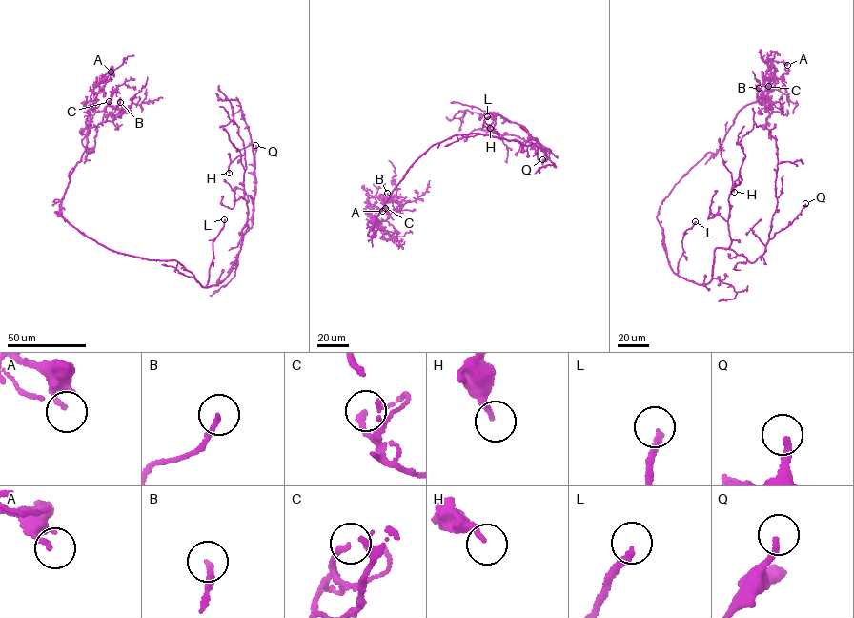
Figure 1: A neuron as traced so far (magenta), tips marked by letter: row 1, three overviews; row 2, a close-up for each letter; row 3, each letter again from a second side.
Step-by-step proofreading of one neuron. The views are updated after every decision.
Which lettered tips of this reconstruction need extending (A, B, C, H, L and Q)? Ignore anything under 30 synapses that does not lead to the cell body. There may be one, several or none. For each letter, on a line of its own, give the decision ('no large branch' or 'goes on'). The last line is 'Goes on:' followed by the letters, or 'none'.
A: no large branch
B: goes on
C: no large branch
H: no large branch
L: goes on
Q: goes on
Goes on: B, L, Q

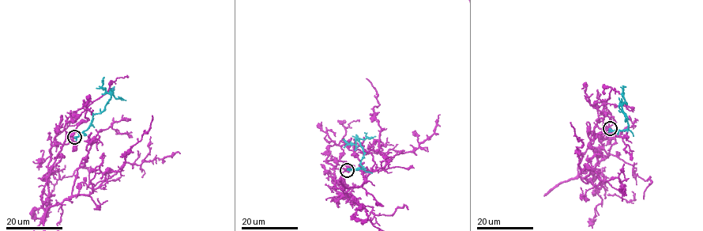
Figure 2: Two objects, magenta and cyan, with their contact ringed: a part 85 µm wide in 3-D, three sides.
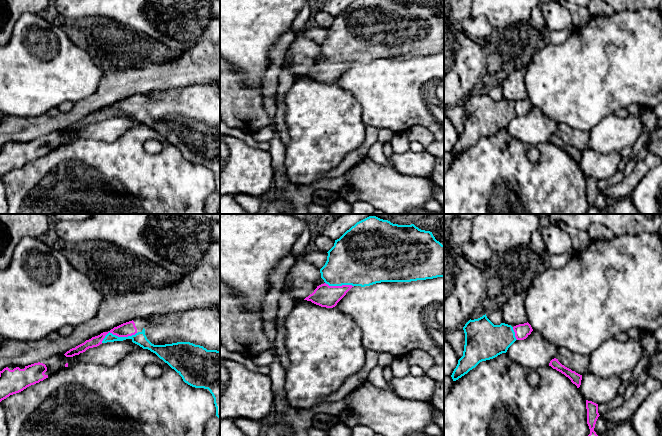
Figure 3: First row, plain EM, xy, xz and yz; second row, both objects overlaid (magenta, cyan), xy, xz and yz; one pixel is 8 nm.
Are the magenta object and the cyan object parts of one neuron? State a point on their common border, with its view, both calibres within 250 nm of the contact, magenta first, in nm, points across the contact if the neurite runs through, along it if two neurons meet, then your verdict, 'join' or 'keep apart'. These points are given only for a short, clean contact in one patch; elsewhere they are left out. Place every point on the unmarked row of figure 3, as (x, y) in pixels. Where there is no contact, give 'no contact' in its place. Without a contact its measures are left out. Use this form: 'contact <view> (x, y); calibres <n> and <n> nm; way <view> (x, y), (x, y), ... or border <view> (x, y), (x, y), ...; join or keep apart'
contact xy (117, 111); calibres 110 and 100 nm; way xy (126, 105), (117, 111), (139, 114); join

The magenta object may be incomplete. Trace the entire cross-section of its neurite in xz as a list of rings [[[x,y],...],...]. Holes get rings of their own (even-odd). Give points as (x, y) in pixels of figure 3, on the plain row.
[[[355,0],[349,6],[347,6],[339,15],[335,16],[334,22],[327,29],[327,37],[325,41],[320,45],[321,54],[324,56],[325,59],[317,62],[314,68],[304,75],[307,77],[311,77],[312,79],[321,83],[335,83],[337,79],[346,71],[346,69],[354,62],[365,63],[381,58],[411,58],[444,53],[444,21],[442,21],[439,17],[435,15],[432,8],[421,6],[414,0]]]

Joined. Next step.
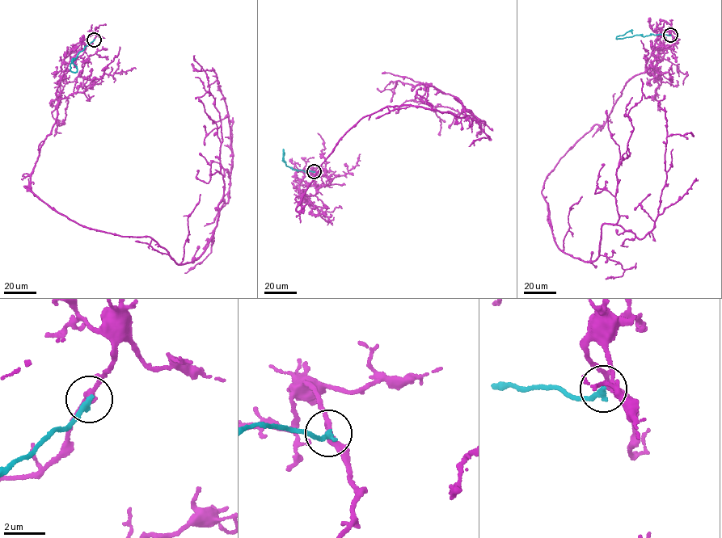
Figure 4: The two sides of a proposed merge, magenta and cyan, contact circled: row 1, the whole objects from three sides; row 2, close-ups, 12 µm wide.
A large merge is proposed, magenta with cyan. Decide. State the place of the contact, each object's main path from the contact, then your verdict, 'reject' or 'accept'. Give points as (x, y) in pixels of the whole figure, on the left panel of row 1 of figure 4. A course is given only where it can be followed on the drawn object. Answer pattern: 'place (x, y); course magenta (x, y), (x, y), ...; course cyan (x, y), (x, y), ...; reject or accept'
place (94, 39); course magenta (94, 39), (65, 69), (24, 187), (179, 264), (208, 245), (232, 163), (215, 72), (191, 64); course cyan (94, 39), (71, 61), (70, 70), (73, 73), (77, 69), (73, 61); reject

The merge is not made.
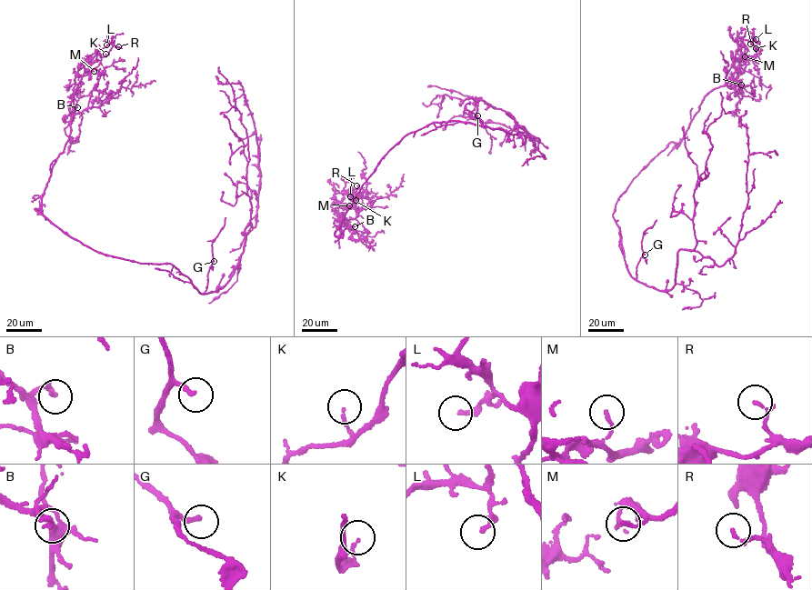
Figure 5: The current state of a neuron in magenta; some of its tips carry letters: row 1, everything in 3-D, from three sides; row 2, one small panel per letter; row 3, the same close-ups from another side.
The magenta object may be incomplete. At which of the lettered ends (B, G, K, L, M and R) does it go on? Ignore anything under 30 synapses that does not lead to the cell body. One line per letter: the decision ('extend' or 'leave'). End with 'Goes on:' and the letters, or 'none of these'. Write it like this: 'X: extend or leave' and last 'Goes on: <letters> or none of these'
B: extend
G: extend
K: leave
L: leave
M: leave
R: leave
Goes on: B, G

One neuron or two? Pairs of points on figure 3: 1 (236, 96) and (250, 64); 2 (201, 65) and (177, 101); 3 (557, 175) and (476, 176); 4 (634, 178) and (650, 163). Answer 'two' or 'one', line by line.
1: two
2: two
3: one
4: one

